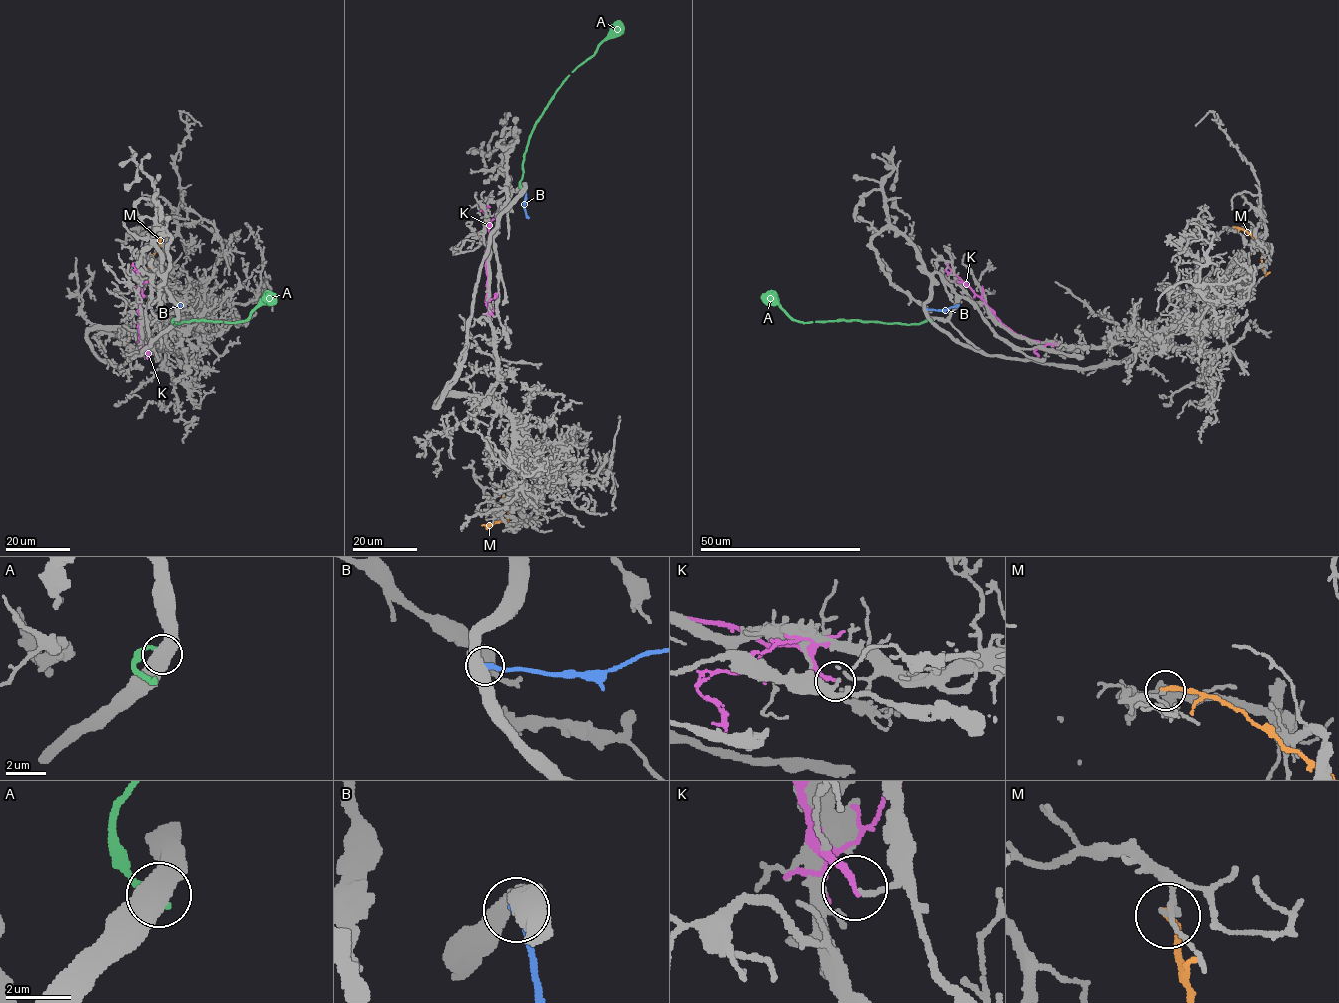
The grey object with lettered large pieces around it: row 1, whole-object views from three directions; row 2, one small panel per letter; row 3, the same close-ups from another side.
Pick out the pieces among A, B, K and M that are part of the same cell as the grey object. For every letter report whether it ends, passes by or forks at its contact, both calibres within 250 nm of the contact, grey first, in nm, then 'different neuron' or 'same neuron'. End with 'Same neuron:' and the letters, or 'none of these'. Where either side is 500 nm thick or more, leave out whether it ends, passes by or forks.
A: 600/280 nm | different neuron
B: 550/240 nm | different neuron
K: it ends | 100/200 nm | different neuron
M: it ends | 130/200 nm | different neuron
Same neuron: none of these

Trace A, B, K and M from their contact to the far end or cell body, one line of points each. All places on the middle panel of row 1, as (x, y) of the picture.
A: (524, 190), (520, 183), (523, 159), (535, 122), (562, 82), (592, 56), (610, 30), (621, 22)
B: (523, 185), (528, 218)
K: (492, 316), (486, 302), (489, 221), (480, 204)
M: (502, 493), (507, 521), (482, 525)

